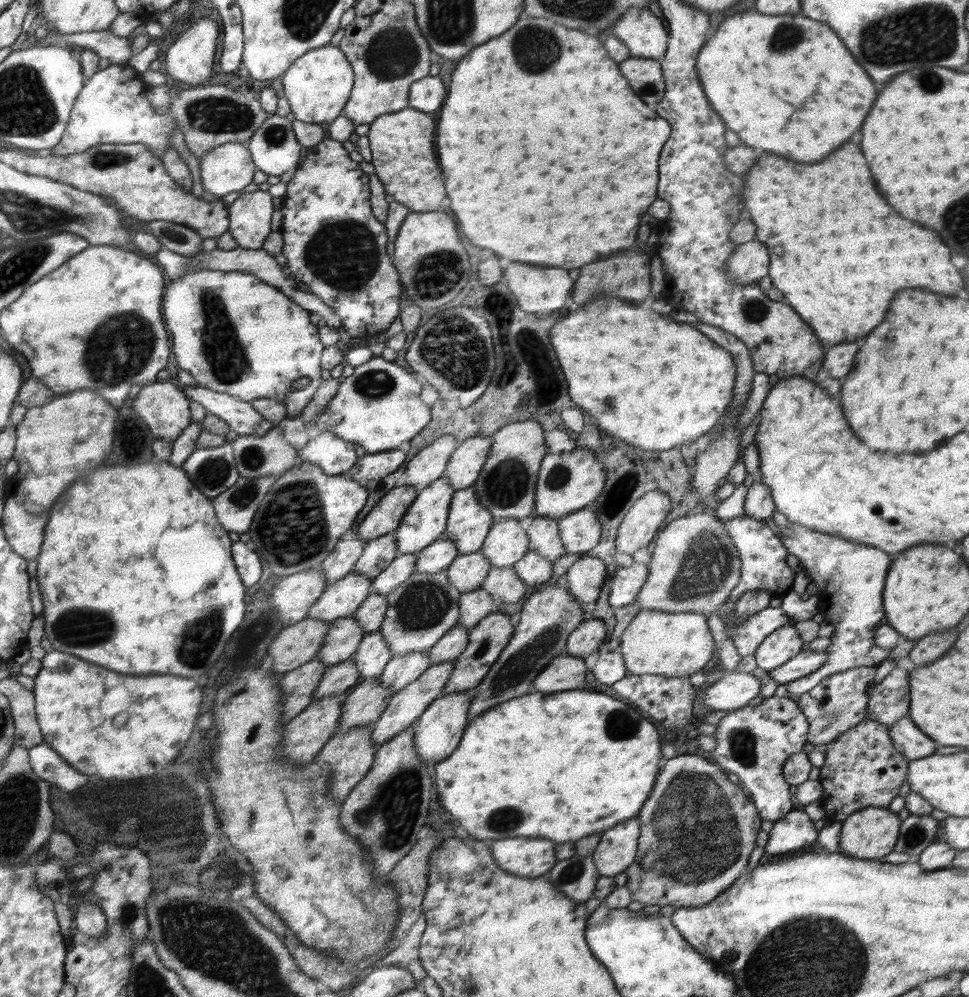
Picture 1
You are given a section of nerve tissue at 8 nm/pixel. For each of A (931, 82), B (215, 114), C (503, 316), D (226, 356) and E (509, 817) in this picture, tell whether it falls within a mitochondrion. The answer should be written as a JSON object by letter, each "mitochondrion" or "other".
{"A":"mitochondrion","B":"mitochondrion","C":"mitochondrion","D":"mitochondrion","E":"mitochondrion"}

